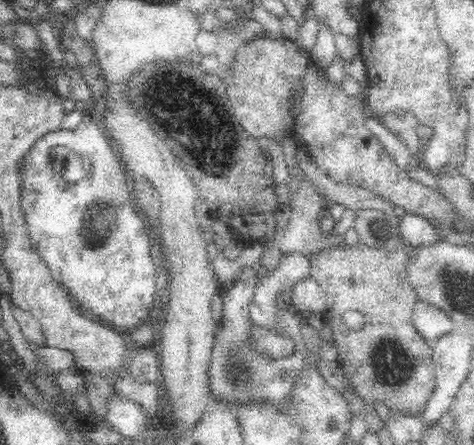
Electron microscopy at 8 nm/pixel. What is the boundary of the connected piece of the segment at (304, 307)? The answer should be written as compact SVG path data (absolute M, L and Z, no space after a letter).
M311 276L292 285L291 302L300 313L320 312L327 308L327 294Z

